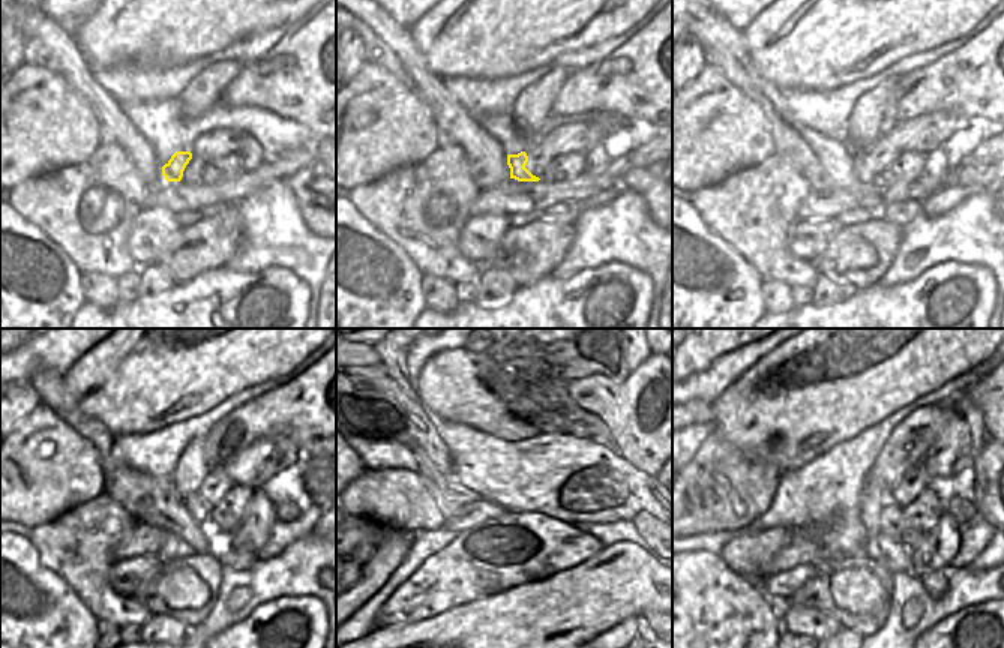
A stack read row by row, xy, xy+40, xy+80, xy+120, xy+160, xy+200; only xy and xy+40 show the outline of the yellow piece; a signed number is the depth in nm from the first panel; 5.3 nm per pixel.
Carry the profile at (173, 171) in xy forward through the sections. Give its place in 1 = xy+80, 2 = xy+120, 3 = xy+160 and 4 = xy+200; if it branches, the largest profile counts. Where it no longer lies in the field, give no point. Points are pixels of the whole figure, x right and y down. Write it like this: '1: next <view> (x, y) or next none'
1: next xy+80 (862, 170)
2: next xy+120 (198, 510)
3: next xy+160 (547, 512)
4: next xy+200 (890, 518)

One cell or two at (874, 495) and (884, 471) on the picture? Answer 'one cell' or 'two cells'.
two cells

